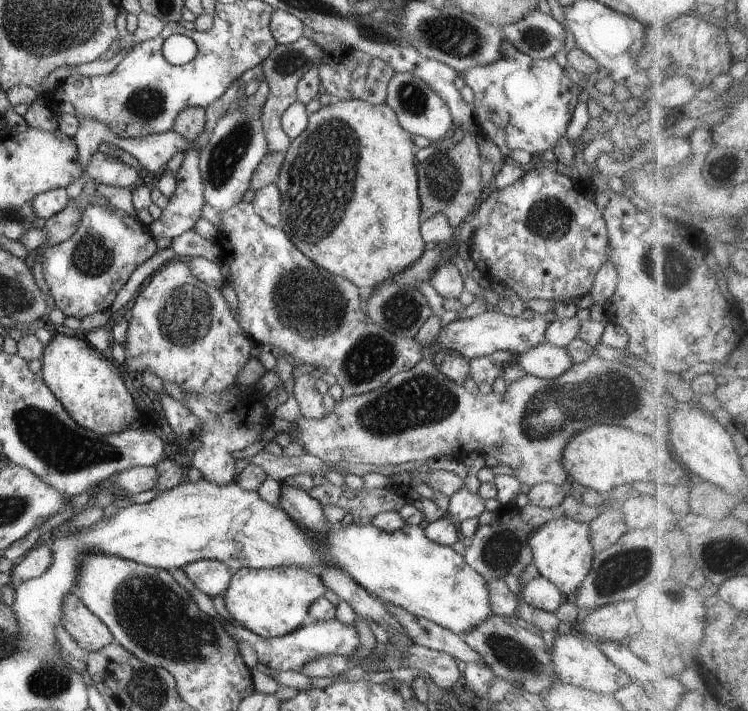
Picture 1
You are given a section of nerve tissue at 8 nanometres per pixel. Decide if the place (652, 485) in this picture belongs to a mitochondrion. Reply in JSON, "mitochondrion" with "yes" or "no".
{"mitochondrion":"no"}

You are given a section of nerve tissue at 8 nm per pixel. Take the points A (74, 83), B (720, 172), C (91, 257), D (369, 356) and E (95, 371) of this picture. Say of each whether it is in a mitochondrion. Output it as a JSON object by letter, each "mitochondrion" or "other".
{"A":"other","B":"mitochondrion","C":"mitochondrion","D":"mitochondrion","E":"other"}

